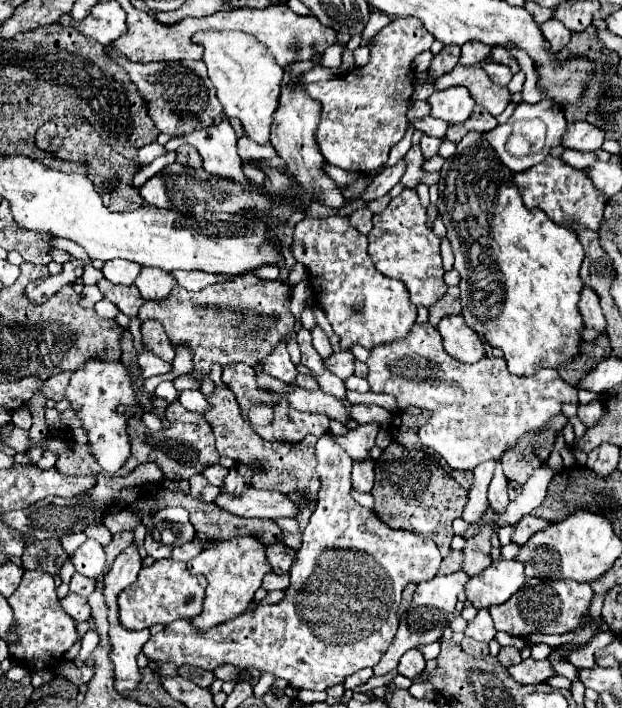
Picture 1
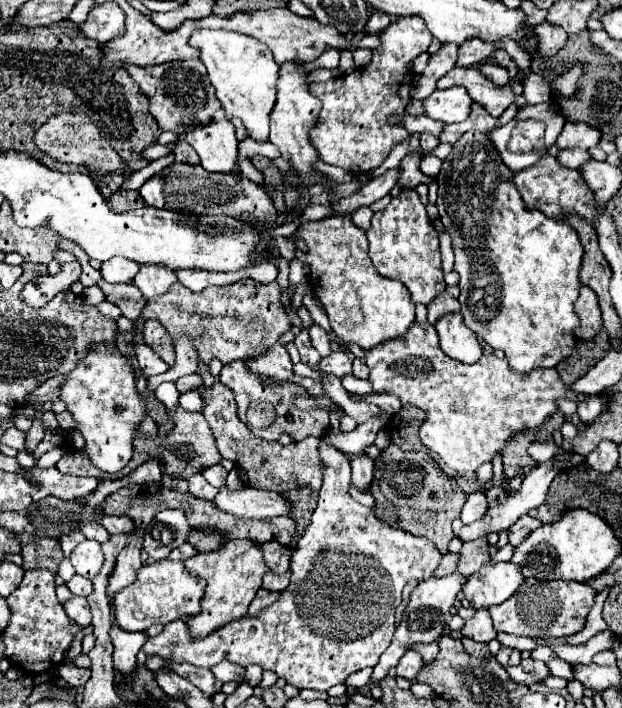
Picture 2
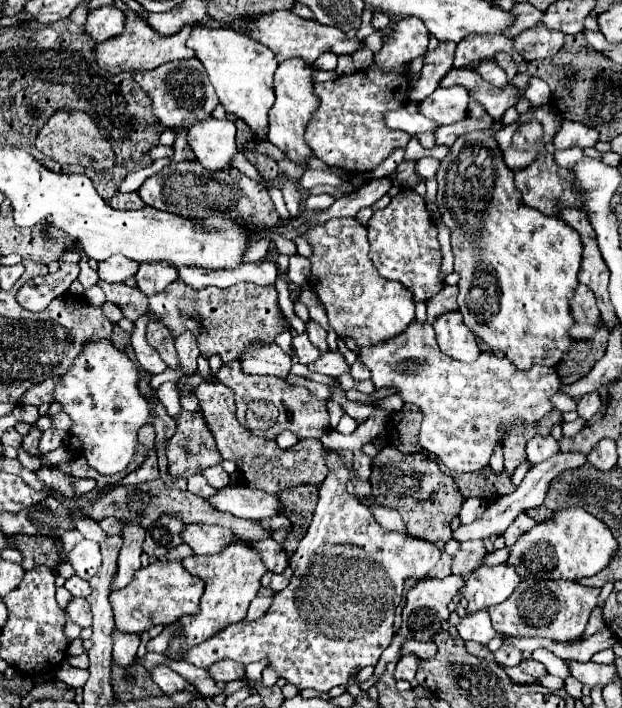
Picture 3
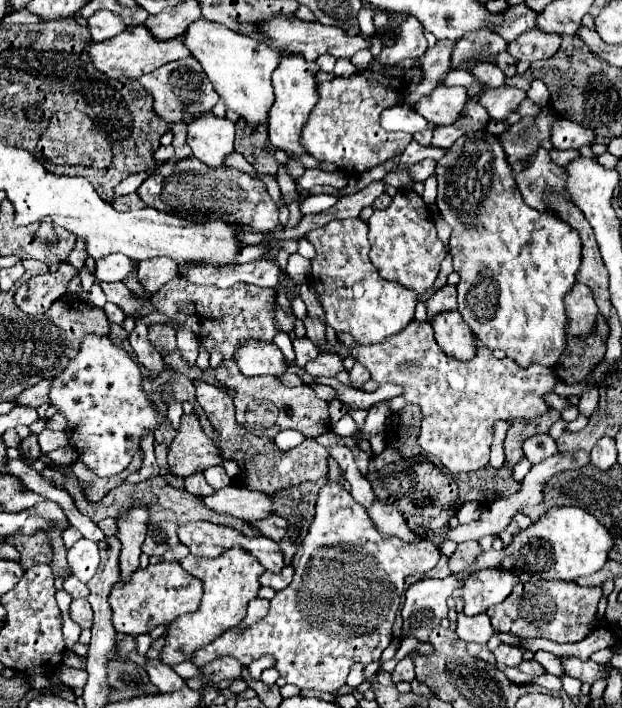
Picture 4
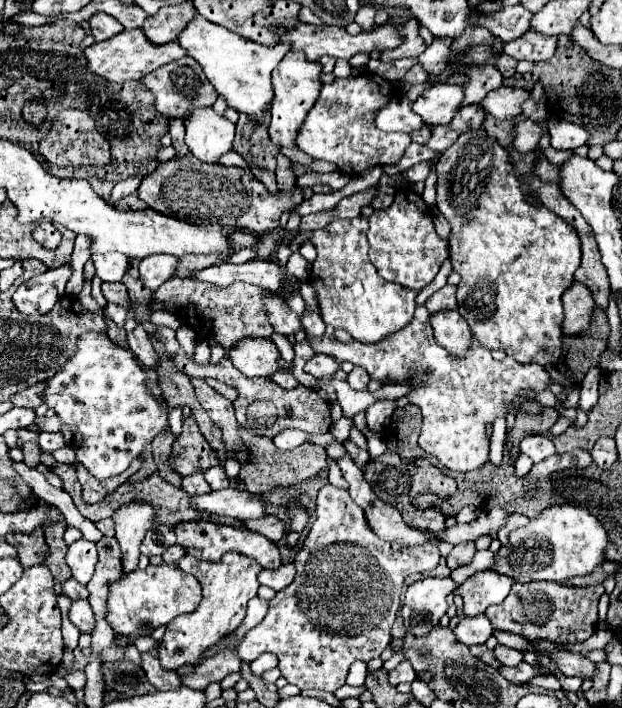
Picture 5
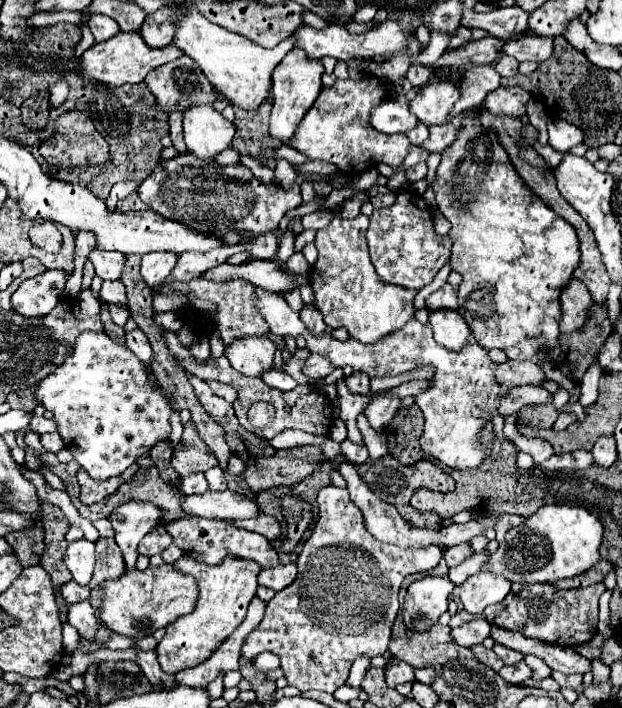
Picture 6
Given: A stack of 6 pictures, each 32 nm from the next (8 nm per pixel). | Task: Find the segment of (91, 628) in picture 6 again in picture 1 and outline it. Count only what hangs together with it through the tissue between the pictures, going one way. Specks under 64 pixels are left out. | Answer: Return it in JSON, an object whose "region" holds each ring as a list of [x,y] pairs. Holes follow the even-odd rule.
{"region":[[[68,594],[64,600],[60,600],[62,608],[76,620],[76,622],[88,622],[90,620],[90,606],[84,596]]]}

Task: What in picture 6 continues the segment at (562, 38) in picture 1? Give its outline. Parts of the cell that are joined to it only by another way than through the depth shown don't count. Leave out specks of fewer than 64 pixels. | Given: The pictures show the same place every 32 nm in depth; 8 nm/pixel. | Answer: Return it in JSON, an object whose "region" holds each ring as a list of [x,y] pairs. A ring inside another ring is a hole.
{"region":[[[524,34],[516,42],[508,42],[504,46],[504,54],[516,58],[518,62],[524,62],[524,60],[544,62],[552,54],[552,38],[538,36],[538,34]]]}

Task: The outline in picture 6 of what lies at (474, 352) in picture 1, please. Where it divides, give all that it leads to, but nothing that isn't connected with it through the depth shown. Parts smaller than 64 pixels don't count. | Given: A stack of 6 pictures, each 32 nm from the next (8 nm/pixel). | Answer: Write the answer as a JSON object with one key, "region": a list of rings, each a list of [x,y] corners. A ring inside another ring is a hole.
{"region":[[[456,310],[430,312],[430,328],[434,332],[434,340],[450,350],[460,350],[468,344],[470,328]]]}

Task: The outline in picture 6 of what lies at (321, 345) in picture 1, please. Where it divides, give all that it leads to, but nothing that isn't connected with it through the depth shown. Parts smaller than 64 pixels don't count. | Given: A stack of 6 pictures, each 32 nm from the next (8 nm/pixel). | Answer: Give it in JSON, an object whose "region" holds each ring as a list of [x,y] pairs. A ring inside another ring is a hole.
{"region":[[[304,304],[304,308],[300,310],[300,318],[302,318],[302,322],[306,324],[306,328],[312,334],[322,334],[326,330],[326,324],[324,324],[322,314],[312,304]]]}

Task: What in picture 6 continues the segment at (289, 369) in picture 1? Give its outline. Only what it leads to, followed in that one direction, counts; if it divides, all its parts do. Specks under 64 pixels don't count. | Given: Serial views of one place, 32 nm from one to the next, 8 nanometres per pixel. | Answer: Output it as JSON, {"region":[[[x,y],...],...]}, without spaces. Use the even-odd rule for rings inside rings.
{"region":[[[244,336],[236,338],[226,346],[224,356],[230,360],[232,368],[244,376],[260,376],[272,368],[276,346],[266,336]]]}

